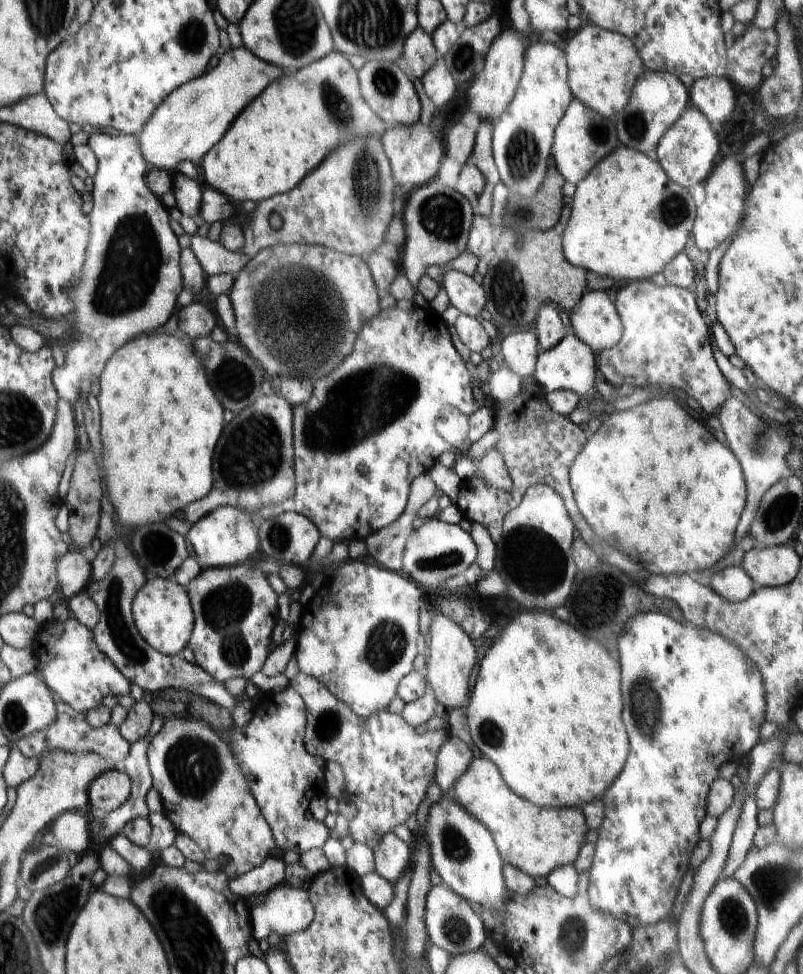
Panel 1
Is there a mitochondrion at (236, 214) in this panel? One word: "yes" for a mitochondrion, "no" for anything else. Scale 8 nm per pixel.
no

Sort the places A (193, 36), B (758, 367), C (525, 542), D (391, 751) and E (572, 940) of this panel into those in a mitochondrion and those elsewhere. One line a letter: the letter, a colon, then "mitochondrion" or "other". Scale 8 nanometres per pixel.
A: mitochondrion
B: other
C: mitochondrion
D: other
E: mitochondrion

